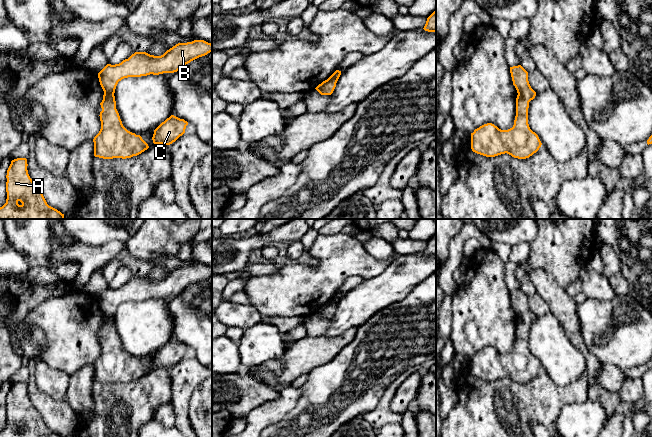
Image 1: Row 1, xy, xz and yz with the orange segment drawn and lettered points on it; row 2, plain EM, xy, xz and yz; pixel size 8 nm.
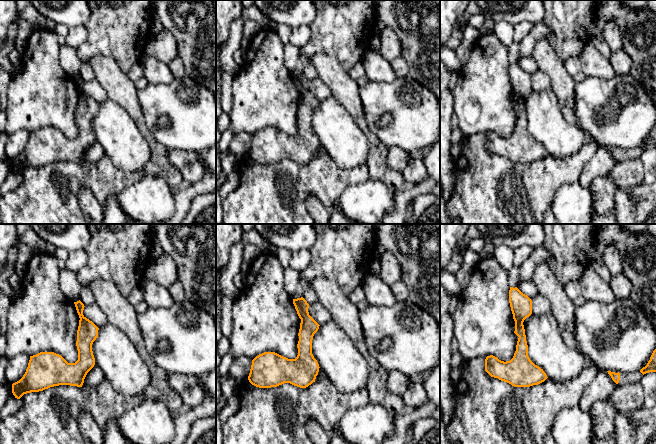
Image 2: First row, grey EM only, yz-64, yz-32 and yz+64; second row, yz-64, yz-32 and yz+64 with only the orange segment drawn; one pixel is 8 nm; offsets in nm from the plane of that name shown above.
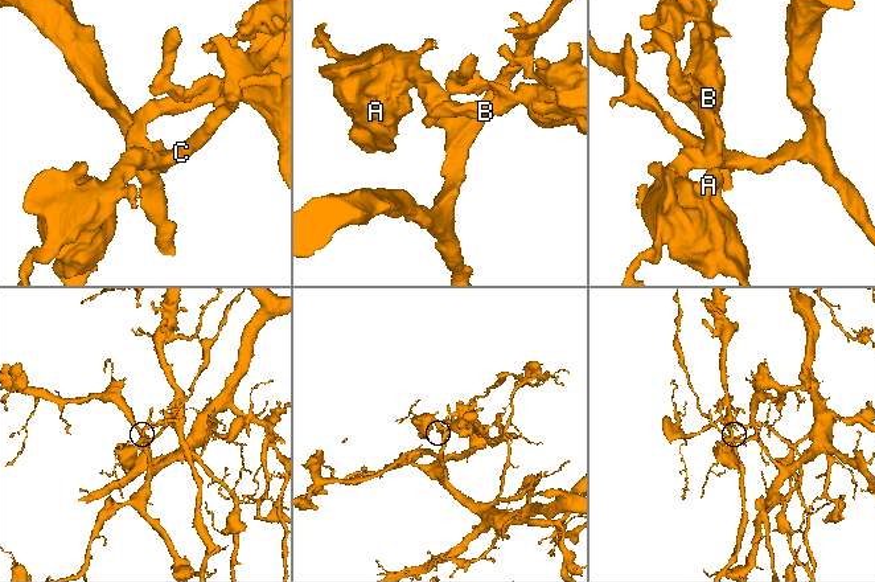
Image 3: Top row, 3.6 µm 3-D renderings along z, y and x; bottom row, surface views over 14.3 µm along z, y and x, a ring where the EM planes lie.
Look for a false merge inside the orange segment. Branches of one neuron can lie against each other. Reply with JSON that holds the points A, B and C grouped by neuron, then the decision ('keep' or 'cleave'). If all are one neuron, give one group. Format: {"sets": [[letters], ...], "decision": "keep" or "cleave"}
{"sets": [["A", "C"], ["B"]], "decision": "cleave"}

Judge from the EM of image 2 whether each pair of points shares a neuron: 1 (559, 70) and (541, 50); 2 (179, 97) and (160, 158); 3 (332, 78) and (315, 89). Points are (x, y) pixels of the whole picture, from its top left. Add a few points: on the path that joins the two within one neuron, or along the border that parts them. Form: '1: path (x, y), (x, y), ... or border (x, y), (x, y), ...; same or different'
1: path (554, 65), (544, 55); same
2: border (148, 129), (154, 138), (168, 149); different
3: border (318, 75), (331, 95); different

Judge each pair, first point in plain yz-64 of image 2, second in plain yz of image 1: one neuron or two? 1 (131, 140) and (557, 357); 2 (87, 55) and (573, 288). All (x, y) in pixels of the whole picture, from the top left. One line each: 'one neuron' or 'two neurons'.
1: one neuron
2: two neurons

